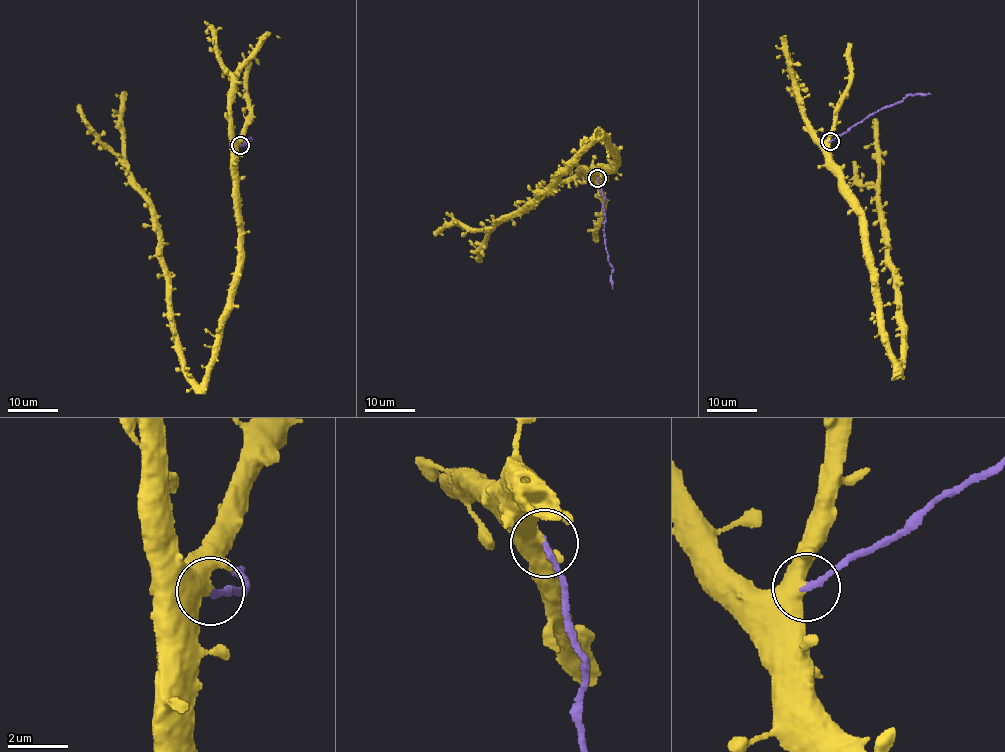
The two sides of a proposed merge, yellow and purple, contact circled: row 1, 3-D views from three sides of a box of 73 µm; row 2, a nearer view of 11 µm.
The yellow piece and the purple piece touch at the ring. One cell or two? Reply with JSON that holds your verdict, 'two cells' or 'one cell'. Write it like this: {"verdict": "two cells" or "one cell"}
{"verdict": "two cells"}

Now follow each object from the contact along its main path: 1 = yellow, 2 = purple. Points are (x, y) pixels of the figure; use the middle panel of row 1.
1: (598, 178), (615, 152), (606, 133), (520, 216), (434, 232)
2: (598, 178), (604, 198), (604, 232), (607, 259), (613, 269), (612, 289)

